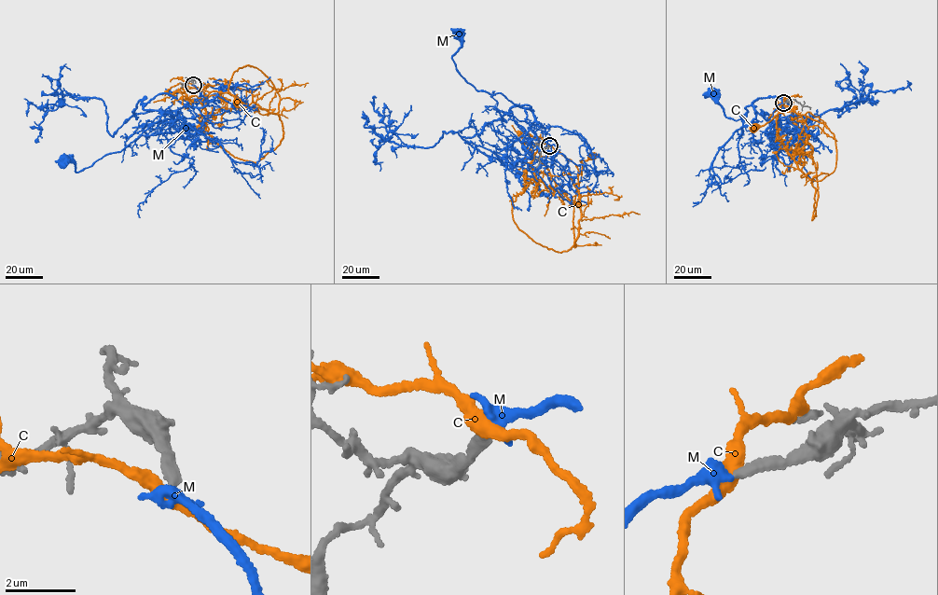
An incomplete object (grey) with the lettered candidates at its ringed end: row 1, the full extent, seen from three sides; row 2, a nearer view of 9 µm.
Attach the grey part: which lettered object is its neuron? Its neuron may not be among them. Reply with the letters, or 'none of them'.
M

